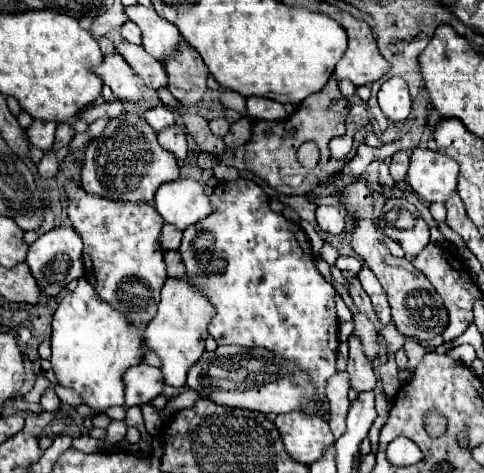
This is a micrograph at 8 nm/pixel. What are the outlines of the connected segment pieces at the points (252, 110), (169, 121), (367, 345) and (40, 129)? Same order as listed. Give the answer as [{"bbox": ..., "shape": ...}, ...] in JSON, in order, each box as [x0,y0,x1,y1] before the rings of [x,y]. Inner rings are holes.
[{"bbox":[247,96,285,121],"shape":[[[257,96],[247,97],[247,113],[253,119],[267,119],[267,121],[281,121],[285,117],[285,109],[281,103]]]},{"bbox":[145,107,175,131],"shape":[[[153,107],[149,111],[145,111],[145,121],[153,127],[153,131],[163,131],[171,125],[175,125],[175,115],[173,111],[169,111],[167,107]]]},{"bbox":[353,313,379,361],"shape":[[[357,313],[353,317],[353,323],[355,323],[355,335],[361,337],[363,341],[363,349],[365,349],[365,355],[369,357],[369,361],[377,355],[379,351],[379,345],[377,345],[377,329],[375,325],[361,313]]]},{"bbox":[27,121,57,151],"shape":[[[33,121],[33,125],[27,129],[31,145],[41,151],[51,151],[55,143],[55,127],[57,123],[51,121]]]}]

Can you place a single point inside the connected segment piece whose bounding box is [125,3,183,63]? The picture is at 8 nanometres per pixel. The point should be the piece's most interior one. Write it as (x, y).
(161, 39)

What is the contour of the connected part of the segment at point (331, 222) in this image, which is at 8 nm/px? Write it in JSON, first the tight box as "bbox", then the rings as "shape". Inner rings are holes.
{"bbox":[315,207,345,235],"shape":[[[317,207],[315,215],[321,231],[329,235],[339,235],[345,231],[345,217],[339,213],[337,207]]]}

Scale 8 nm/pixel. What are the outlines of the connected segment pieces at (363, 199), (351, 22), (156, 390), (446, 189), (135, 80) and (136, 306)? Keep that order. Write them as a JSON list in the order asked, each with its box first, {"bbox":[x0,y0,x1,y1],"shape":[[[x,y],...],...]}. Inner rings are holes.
[{"bbox":[339,179,449,341],"shape":[[[357,179],[357,181],[353,181],[351,185],[347,185],[339,191],[345,197],[347,211],[357,221],[351,245],[353,245],[355,253],[363,259],[363,263],[377,275],[379,283],[387,291],[393,323],[397,325],[397,329],[403,335],[415,337],[415,339],[421,339],[421,341],[431,341],[433,337],[441,335],[447,329],[447,323],[449,323],[449,315],[447,315],[447,309],[443,305],[443,299],[439,297],[435,287],[425,279],[425,275],[419,269],[413,267],[413,263],[409,259],[393,257],[381,245],[379,227],[373,223],[373,197],[371,197],[371,189],[367,187],[367,181]]]},{"bbox":[333,11,389,87],"shape":[[[337,11],[333,17],[339,17],[337,21],[348,37],[346,52],[337,63],[333,77],[337,81],[347,79],[355,87],[369,85],[383,77],[389,71],[389,63],[379,53],[369,25],[343,11]]]},{"bbox":[107,363,163,419],"shape":[[[139,363],[125,371],[123,375],[125,383],[125,405],[123,407],[111,407],[107,415],[111,419],[125,419],[125,411],[133,405],[145,405],[157,395],[161,395],[163,389],[163,375],[157,367]]]},{"bbox":[409,149,457,203],"shape":[[[413,149],[409,165],[409,185],[425,203],[445,203],[457,191],[457,163],[431,149]]]},{"bbox":[95,53,141,105],"shape":[[[117,53],[103,57],[103,63],[95,69],[95,73],[103,79],[105,85],[111,87],[113,95],[123,103],[137,105],[141,101],[141,83],[139,75],[125,63],[125,59]]]},{"bbox":[65,183,167,325],"shape":[[[65,183],[69,195],[69,219],[83,239],[85,279],[93,285],[99,299],[117,307],[131,325],[147,325],[159,303],[159,291],[167,279],[159,233],[163,219],[151,203],[115,203],[85,193],[77,183]]]}]

